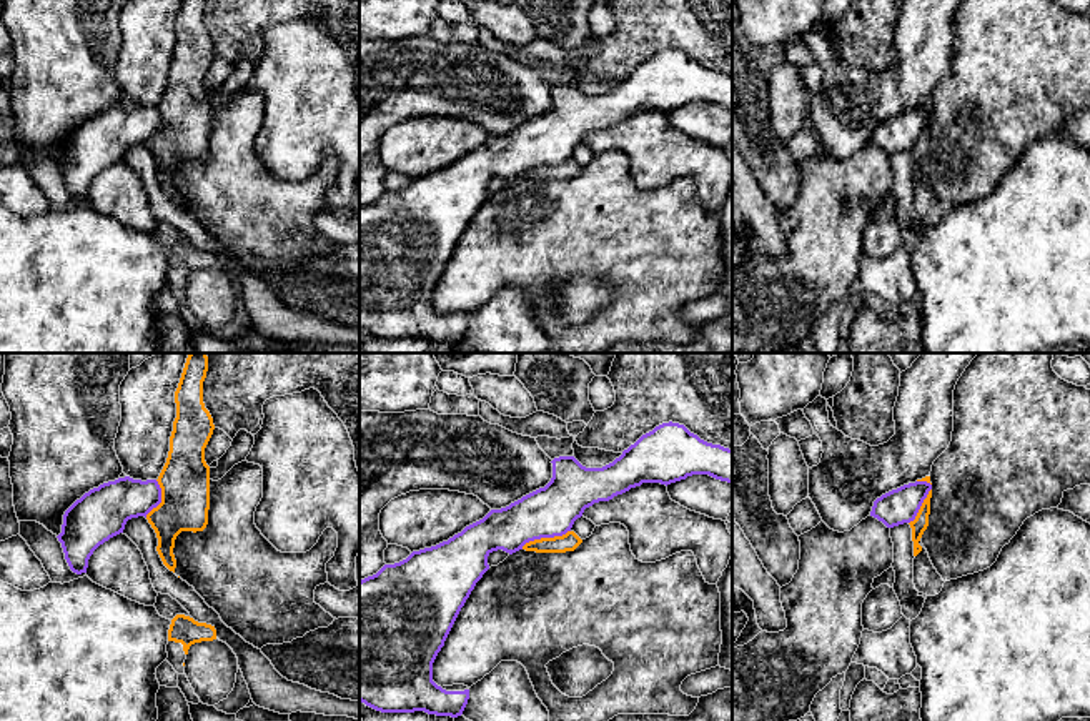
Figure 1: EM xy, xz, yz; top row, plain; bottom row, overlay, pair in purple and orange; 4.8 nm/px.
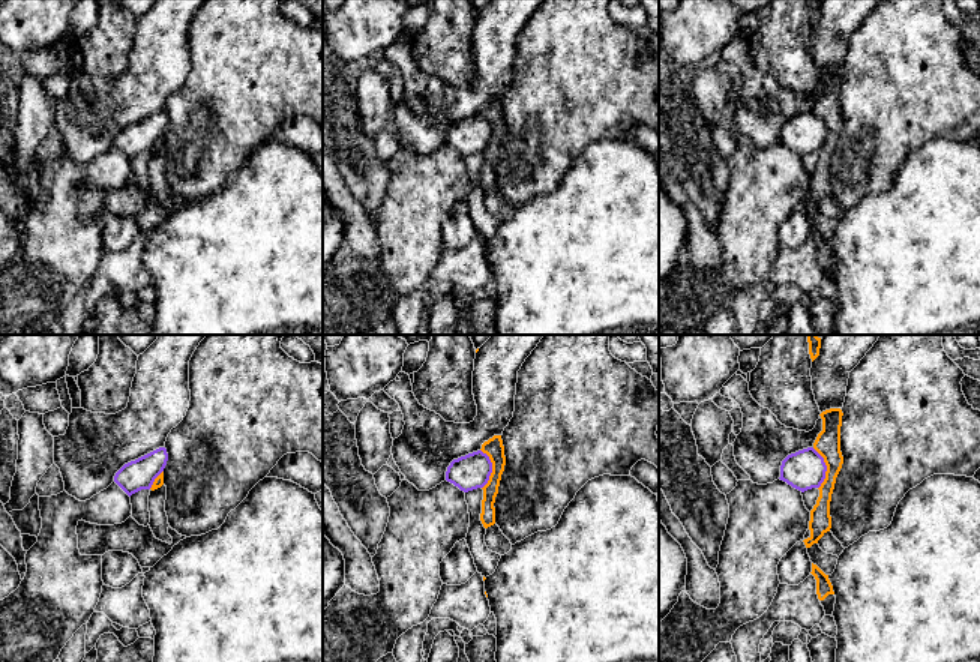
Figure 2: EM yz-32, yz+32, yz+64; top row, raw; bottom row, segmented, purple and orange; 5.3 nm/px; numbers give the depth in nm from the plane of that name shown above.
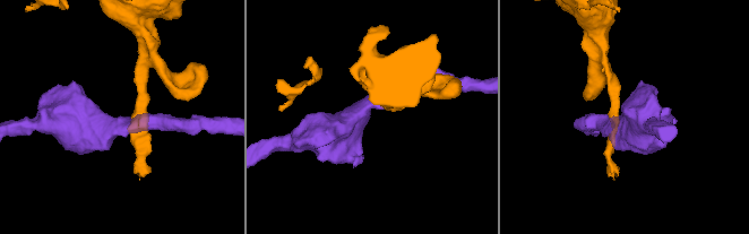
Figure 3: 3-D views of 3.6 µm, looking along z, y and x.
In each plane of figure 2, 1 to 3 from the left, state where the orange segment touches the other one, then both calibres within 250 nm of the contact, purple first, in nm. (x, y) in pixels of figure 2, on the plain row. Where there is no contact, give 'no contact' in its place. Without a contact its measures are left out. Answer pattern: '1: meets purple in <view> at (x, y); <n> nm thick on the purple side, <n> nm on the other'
1: meets purple in yz-32 at (155, 141); 160 nm thick on the purple side, 50 nm on the other
2: meets purple in yz+32 at (491, 132); 190 nm thick on the purple side, 100 nm on the other
3: meets purple in yz+64 at (826, 132); 220 nm thick on the purple side, 140 nm on the other

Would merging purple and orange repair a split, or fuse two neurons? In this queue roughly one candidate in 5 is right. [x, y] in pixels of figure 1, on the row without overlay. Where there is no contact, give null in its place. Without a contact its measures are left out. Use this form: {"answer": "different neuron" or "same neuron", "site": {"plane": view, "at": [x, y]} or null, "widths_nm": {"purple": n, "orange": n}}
{"answer": "different neuron", "site": {"plane": "xz", "at": [544, 164]}, "widths_nm": {"purple": 240, "orange": 90}}

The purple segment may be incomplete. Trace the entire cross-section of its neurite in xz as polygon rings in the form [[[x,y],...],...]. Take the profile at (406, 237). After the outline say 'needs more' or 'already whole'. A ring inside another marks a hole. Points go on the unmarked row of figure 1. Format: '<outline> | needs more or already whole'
[[[662,50],[642,62],[619,85],[602,95],[586,95],[574,83],[552,88],[552,105],[521,127],[491,137],[483,147],[436,173],[413,178],[406,186],[384,191],[359,208],[359,328],[381,340],[424,338],[436,343],[463,341],[469,315],[438,313],[433,290],[476,210],[489,196],[488,183],[503,177],[509,181],[529,168],[562,163],[584,137],[642,110],[671,112],[692,102],[709,102],[732,110],[732,77],[712,72],[684,52]]] | needs more

